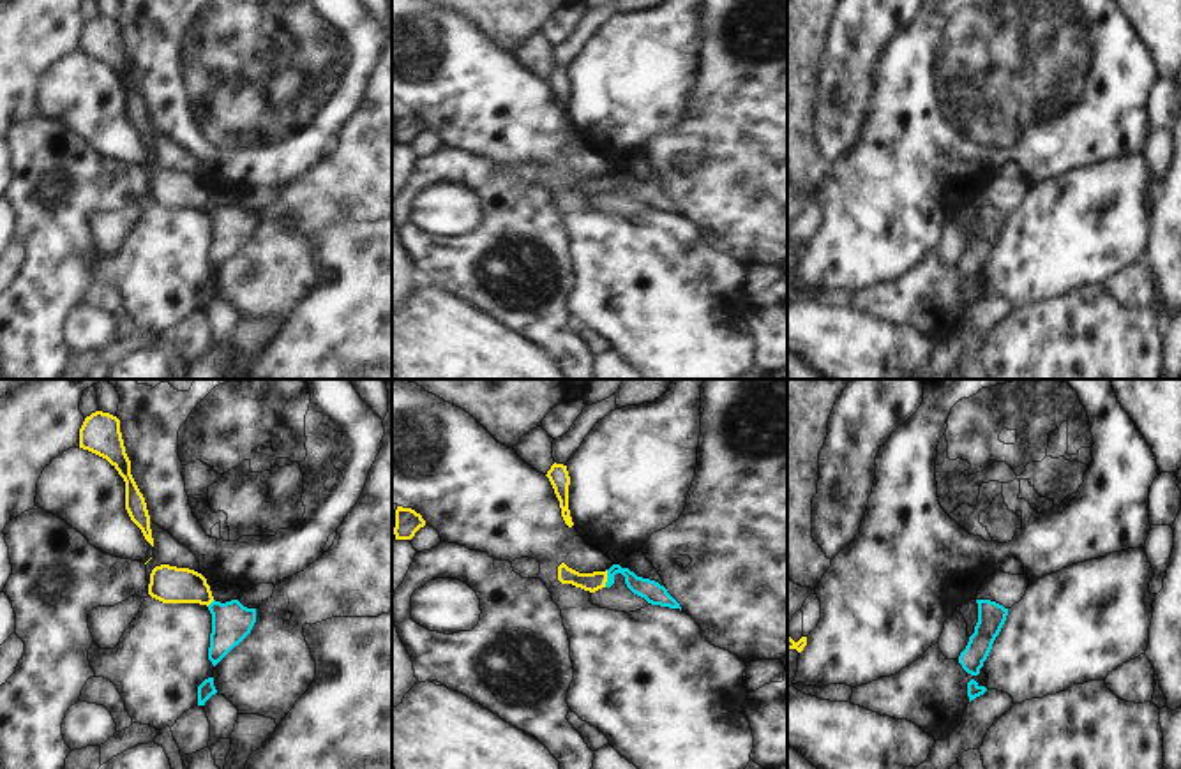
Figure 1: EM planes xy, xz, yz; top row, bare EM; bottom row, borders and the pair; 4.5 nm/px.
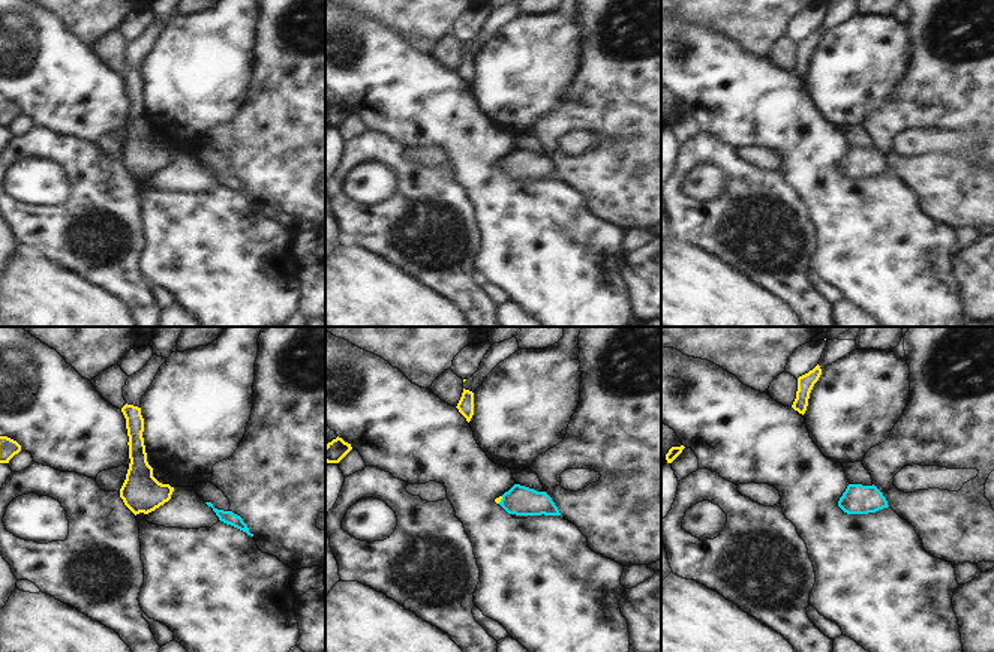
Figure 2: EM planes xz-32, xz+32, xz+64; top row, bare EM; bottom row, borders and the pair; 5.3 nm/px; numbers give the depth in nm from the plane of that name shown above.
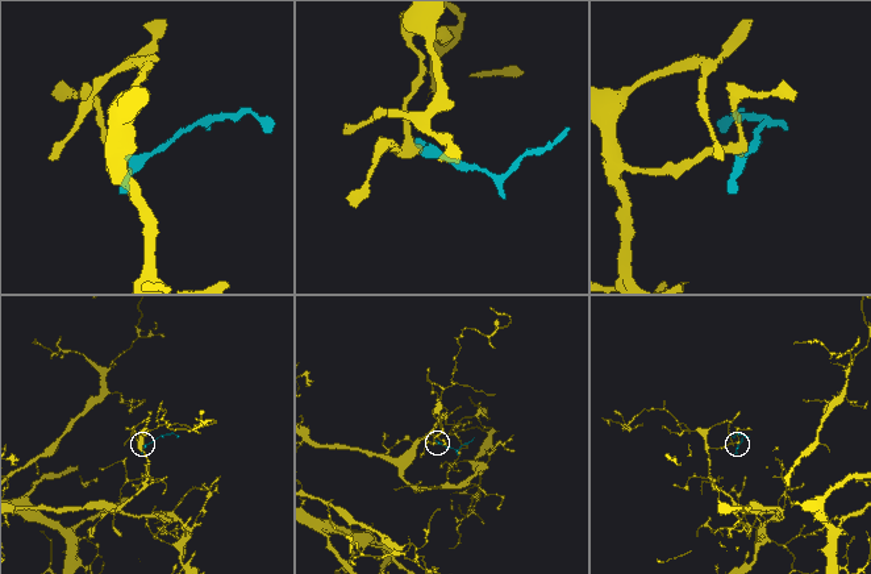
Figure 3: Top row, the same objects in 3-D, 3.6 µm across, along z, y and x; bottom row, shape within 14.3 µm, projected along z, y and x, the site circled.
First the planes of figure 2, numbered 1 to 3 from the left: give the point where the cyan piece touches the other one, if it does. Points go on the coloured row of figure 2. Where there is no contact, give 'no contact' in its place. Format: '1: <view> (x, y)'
1: no contact
2: xz+32 (501, 498)
3: no contact

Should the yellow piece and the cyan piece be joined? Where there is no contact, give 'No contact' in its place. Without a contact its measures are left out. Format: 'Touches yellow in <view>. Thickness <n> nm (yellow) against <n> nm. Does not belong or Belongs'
Touches yellow in xz. Thickness 90 nm (yellow) against 100 nm. Belongs.

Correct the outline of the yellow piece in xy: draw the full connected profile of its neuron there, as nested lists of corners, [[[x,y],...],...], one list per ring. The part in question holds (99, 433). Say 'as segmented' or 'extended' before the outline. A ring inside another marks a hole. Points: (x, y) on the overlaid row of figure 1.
as segmented; [[[102,411],[87,416],[79,429],[79,448],[106,459],[124,478],[125,510],[131,520],[141,529],[145,540],[154,547],[150,515],[145,497],[131,474],[131,460],[125,453],[120,420]]]

